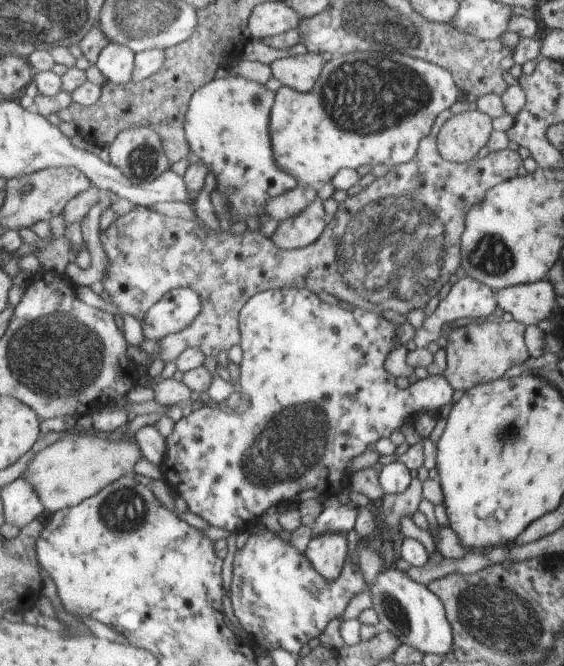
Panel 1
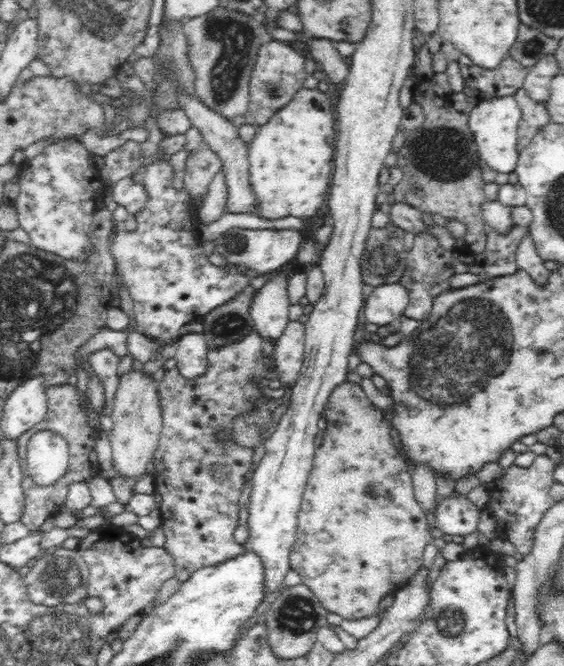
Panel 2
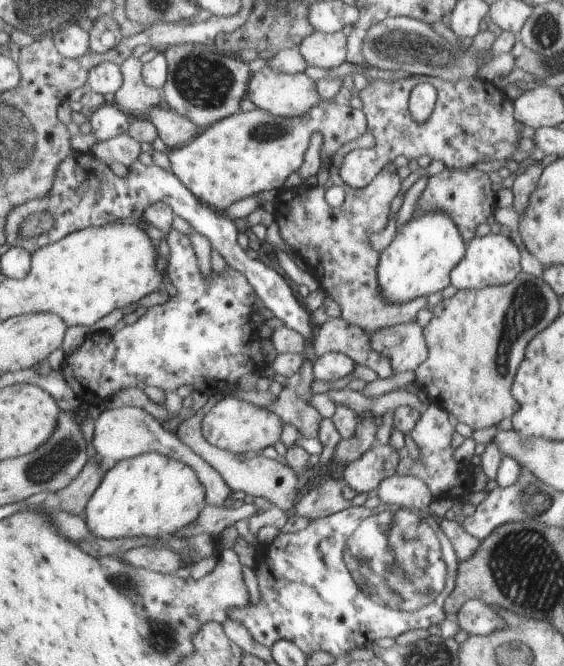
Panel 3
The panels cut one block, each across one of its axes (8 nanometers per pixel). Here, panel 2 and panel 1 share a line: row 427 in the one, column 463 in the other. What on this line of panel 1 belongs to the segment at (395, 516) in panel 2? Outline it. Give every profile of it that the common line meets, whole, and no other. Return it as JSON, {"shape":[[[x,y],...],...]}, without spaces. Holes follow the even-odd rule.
{"shape":[[[489,319],[457,324],[443,341],[446,367],[442,375],[455,390],[463,390],[463,392],[478,387],[479,384],[493,382],[507,368],[519,366],[527,358],[523,346],[523,330],[525,326],[513,319],[509,322]]]}

